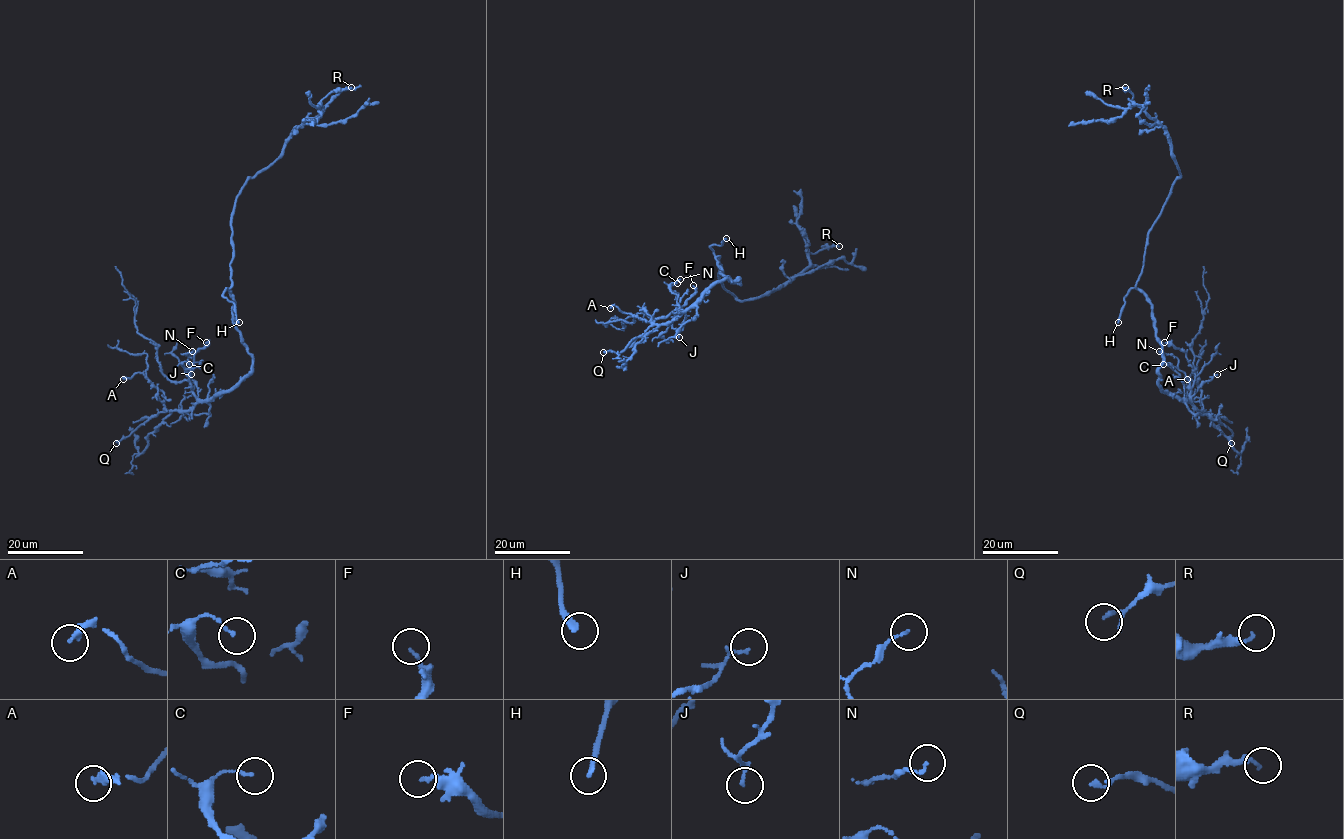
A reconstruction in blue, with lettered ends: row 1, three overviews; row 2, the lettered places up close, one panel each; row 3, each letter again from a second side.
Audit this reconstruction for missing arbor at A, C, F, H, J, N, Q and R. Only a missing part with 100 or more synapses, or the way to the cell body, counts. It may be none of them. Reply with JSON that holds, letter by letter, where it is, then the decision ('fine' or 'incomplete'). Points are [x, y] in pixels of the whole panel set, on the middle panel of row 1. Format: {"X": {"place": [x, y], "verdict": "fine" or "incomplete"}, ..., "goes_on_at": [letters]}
{"A": {"place": [610, 308], "verdict": "fine"}, "C": {"place": [677, 283], "verdict": "fine"}, "F": {"place": [693, 285], "verdict": "fine"}, "H": {"place": [726, 238], "verdict": "incomplete"}, "J": {"place": [679, 337], "verdict": "fine"}, "N": {"place": [680, 279], "verdict": "fine"}, "Q": {"place": [603, 352], "verdict": "fine"}, "R": {"place": [839, 246], "verdict": "fine"}, "goes_on_at": ["H"]}

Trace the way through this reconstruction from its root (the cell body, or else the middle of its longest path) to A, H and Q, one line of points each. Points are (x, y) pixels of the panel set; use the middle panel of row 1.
A: (721, 267), (723, 274), (740, 283), (739, 278), (723, 278), (670, 321), (654, 324), (614, 305), (610, 308)
H: (721, 267), (710, 247), (721, 245), (726, 238)
Q: (721, 267), (723, 274), (740, 283), (739, 278), (723, 278), (670, 321), (652, 324), (619, 353), (603, 352)

